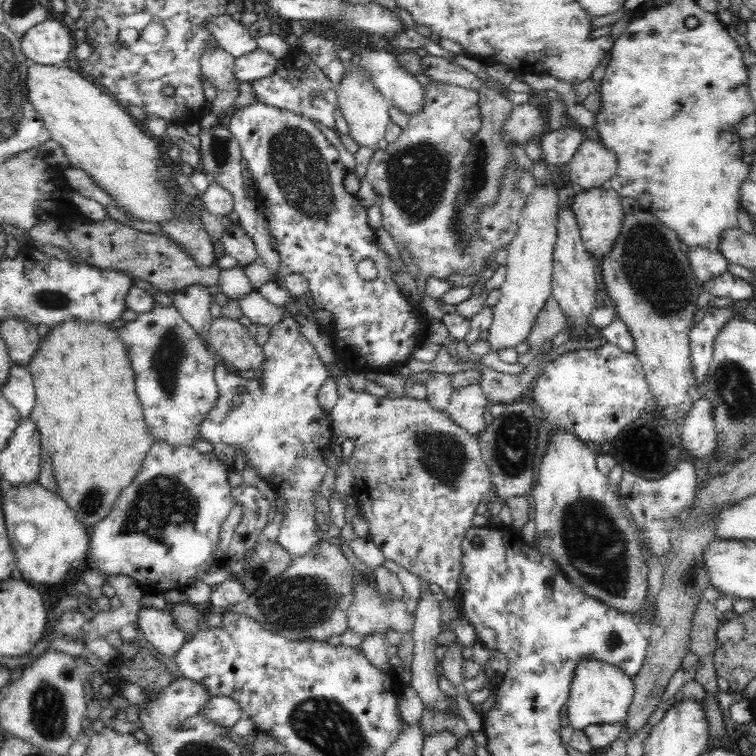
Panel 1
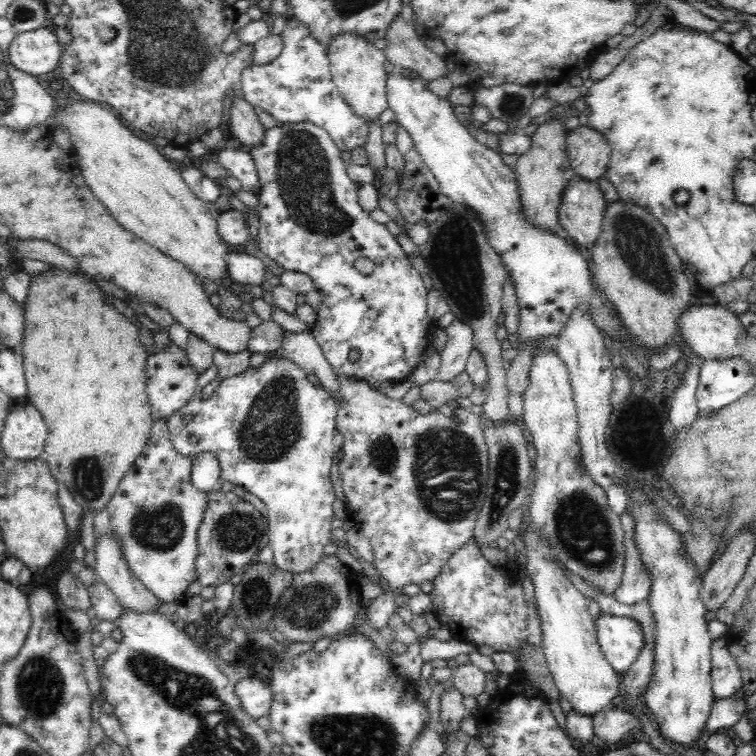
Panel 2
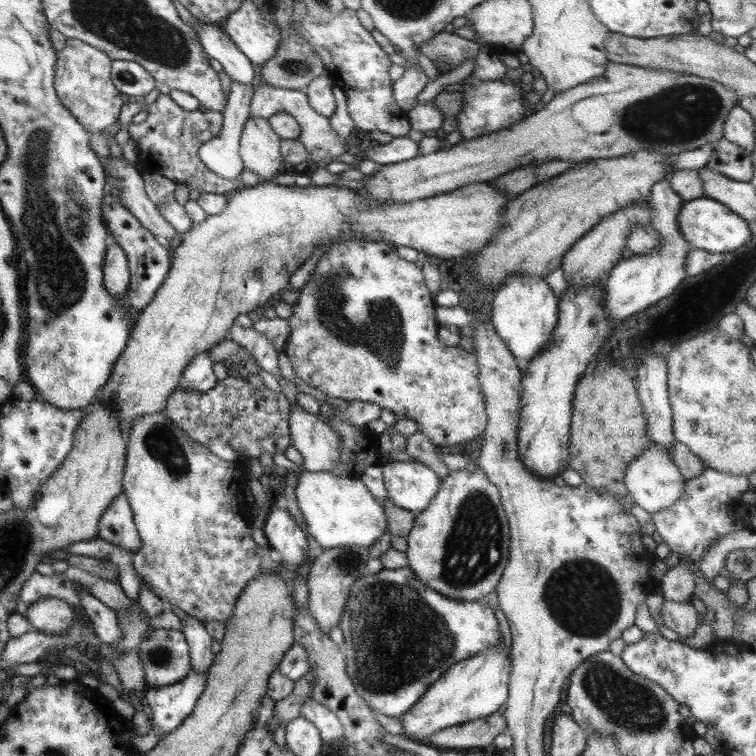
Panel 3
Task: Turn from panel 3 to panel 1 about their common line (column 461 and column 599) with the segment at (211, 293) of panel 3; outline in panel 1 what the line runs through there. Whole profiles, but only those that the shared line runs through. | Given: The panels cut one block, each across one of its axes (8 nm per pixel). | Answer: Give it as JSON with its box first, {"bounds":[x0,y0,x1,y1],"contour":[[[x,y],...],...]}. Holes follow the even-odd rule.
{"bounds":[571,186,623,257],"contour":[[[609,186],[591,189],[576,189],[571,211],[575,216],[582,244],[589,254],[600,257],[613,245],[621,227],[623,211],[620,195]]]}

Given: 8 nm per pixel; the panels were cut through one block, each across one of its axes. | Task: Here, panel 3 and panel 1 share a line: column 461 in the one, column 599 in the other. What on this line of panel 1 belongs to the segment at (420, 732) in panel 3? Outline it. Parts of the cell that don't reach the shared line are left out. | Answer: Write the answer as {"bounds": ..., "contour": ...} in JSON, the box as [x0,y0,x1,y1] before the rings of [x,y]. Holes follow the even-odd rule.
{"bounds":[565,657,632,730],"contour":[[[580,657],[575,662],[568,698],[565,700],[570,725],[574,730],[583,730],[591,724],[621,724],[627,716],[632,699],[632,677],[624,674],[616,665],[592,657]]]}

